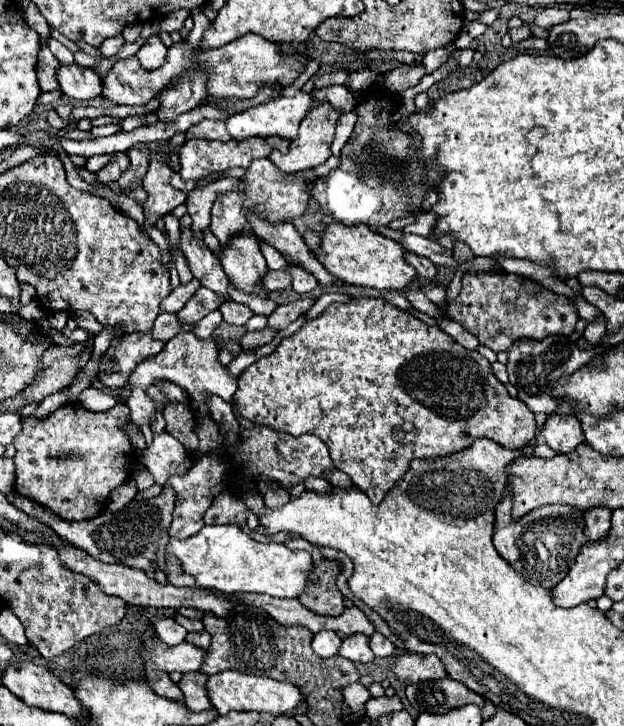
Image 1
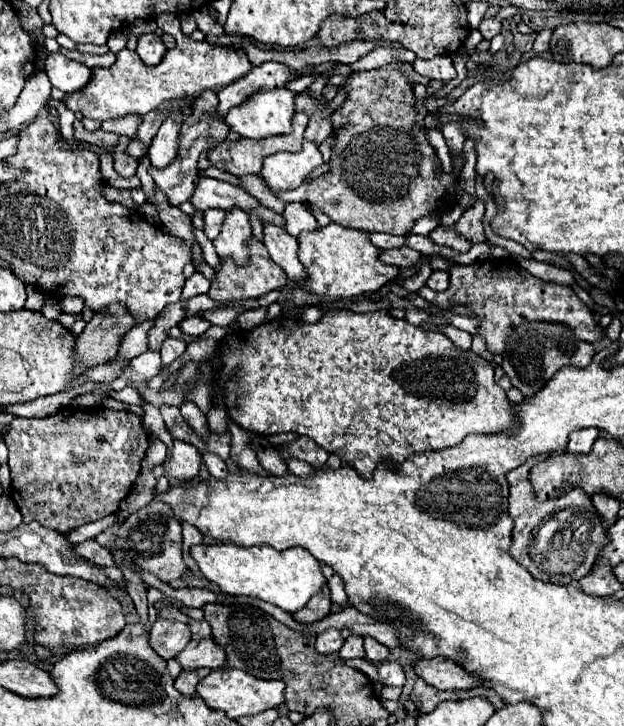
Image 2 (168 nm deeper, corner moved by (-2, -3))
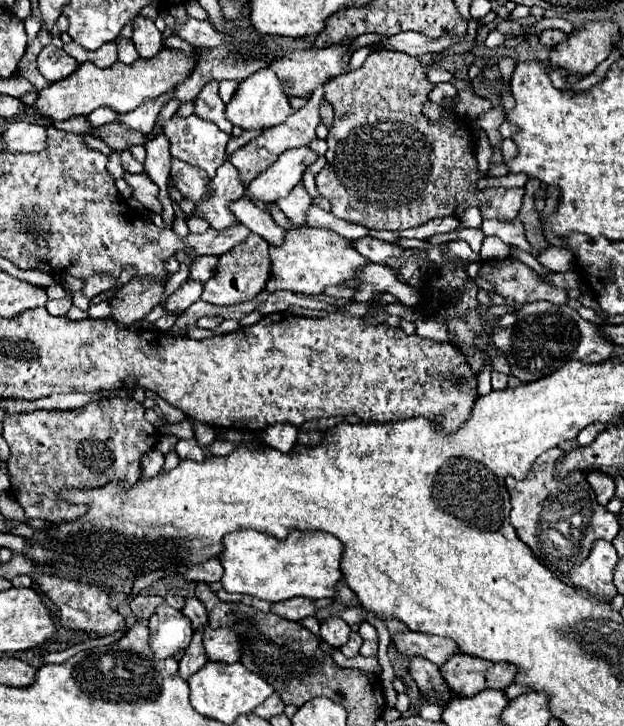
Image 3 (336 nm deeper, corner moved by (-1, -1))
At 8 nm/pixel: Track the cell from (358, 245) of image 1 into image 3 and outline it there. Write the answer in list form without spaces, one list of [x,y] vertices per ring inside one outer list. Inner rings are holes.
[[[300,227],[284,233],[284,243],[270,247],[270,281],[266,289],[270,293],[278,289],[288,289],[304,295],[318,295],[330,285],[342,285],[346,279],[354,279],[354,271],[366,263],[358,251],[350,245],[348,239],[340,237],[334,231]]]

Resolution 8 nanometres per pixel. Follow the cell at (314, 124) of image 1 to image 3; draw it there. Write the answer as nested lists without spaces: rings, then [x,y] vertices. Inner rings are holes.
[[[308,147],[284,151],[276,159],[276,163],[272,163],[262,175],[250,181],[250,185],[246,187],[248,199],[274,203],[280,197],[286,197],[292,191],[292,187],[302,179],[306,167],[316,159],[316,153]]]

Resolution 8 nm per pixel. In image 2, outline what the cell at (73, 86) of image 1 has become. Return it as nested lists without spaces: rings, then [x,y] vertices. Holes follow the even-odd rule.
[[[51,53],[47,57],[45,73],[53,83],[53,87],[61,89],[63,93],[77,93],[79,89],[85,89],[89,85],[93,71],[83,63],[77,61],[69,63],[69,61],[71,59],[67,59],[61,53]]]

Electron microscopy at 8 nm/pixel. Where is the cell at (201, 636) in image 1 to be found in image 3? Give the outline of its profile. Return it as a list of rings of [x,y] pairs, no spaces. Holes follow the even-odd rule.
[[[186,597],[186,605],[182,607],[182,613],[192,621],[192,627],[204,627],[208,623],[208,615],[206,615],[206,607],[196,599],[196,597]]]

